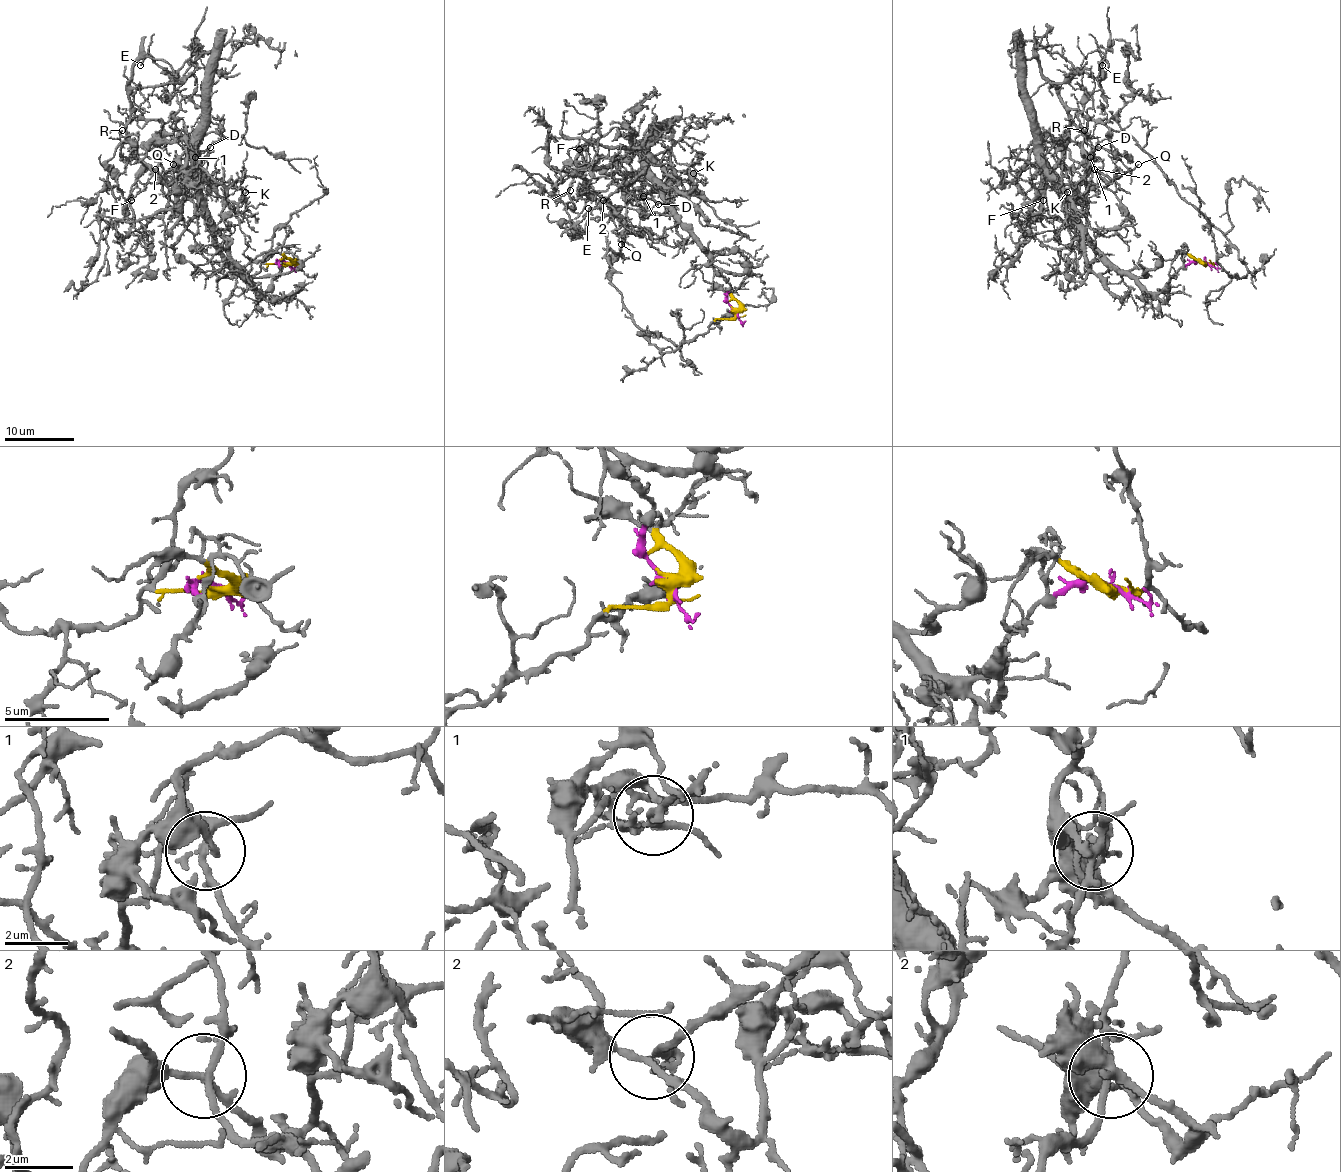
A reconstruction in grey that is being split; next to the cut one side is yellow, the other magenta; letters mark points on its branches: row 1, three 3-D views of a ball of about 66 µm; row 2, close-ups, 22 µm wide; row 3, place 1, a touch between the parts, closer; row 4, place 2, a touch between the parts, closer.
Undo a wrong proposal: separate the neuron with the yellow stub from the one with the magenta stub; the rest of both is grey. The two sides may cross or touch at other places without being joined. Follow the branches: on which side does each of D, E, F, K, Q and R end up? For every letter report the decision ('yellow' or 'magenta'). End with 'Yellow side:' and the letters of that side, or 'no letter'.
D: magenta
E: yellow
F: yellow
K: magenta
Q: yellow
R: yellow
Yellow side: E, F, Q, R

